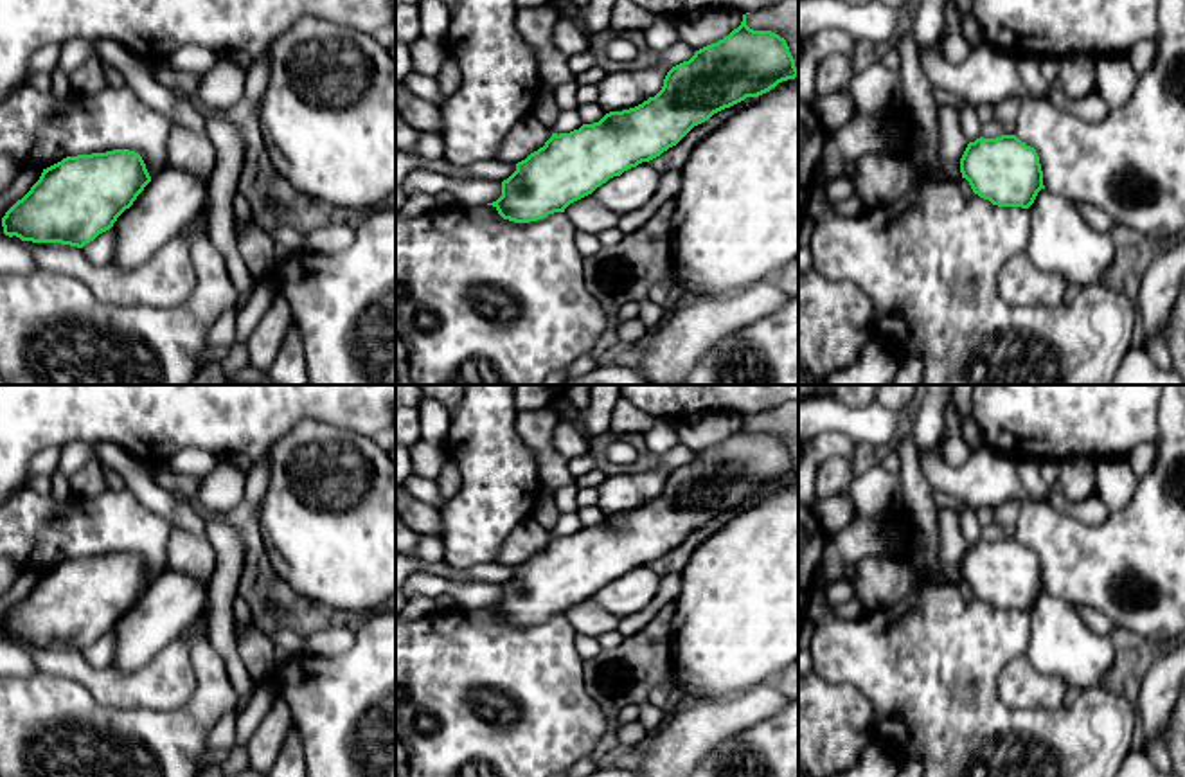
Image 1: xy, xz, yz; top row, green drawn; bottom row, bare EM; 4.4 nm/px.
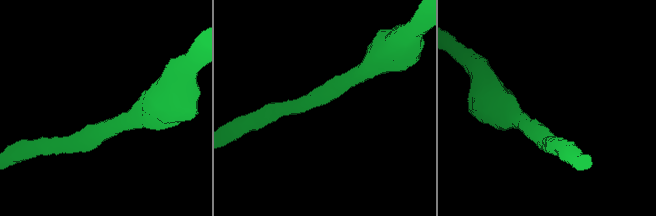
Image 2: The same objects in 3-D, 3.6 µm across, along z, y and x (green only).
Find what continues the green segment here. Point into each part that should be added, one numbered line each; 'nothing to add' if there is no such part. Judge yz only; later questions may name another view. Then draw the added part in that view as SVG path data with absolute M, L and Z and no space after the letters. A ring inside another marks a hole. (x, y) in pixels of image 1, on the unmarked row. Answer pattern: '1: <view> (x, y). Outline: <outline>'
nothing to add

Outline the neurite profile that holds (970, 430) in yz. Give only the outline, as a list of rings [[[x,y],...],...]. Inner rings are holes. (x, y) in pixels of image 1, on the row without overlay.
[[[973,414],[960,421],[960,433],[962,433],[967,448],[971,450],[971,453],[975,453],[976,450],[980,450],[985,444]]]

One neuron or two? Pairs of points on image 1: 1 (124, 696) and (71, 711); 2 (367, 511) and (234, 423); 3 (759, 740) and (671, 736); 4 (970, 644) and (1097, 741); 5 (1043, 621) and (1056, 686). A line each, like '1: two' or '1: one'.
1: two
2: two
3: two
4: one
5: two

